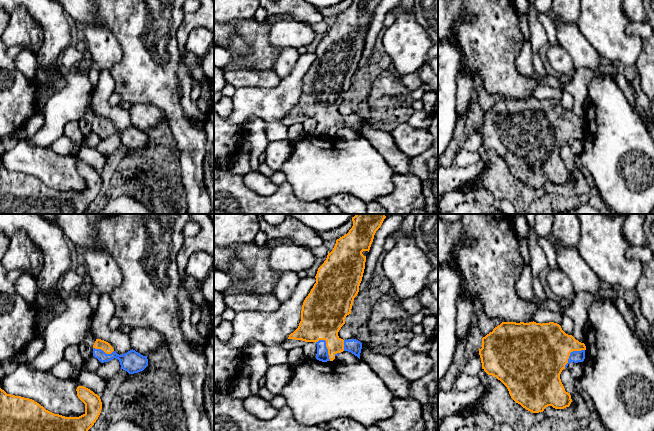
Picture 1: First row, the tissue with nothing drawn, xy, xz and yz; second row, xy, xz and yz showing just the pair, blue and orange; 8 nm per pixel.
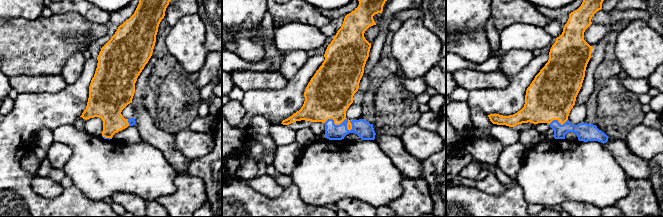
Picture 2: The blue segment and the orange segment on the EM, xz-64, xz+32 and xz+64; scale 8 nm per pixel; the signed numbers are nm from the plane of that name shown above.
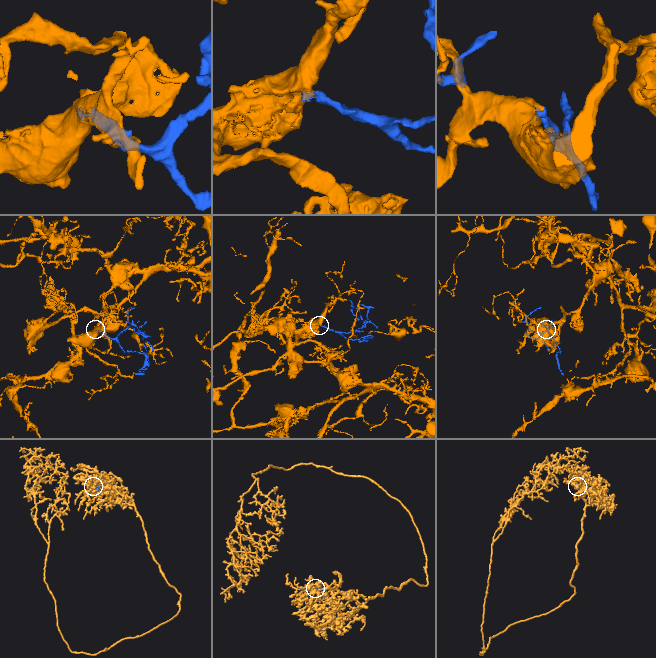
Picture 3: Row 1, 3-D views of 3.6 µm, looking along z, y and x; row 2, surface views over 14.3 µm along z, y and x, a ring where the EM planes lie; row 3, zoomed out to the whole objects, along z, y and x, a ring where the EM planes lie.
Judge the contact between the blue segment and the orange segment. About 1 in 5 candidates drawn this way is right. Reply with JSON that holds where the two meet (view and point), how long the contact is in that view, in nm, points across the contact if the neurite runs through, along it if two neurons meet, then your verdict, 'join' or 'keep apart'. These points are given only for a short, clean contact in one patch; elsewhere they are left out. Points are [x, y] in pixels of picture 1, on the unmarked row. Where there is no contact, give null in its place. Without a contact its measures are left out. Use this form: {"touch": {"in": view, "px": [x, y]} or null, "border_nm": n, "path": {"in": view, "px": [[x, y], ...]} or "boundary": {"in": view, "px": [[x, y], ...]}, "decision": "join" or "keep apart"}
{"touch": {"in": "xz", "px": [326, 124]}, "border_nm": 200, "path": {"in": "xz", "px": [[322, 131], [326, 124], [321, 94]]}, "decision": "join"}

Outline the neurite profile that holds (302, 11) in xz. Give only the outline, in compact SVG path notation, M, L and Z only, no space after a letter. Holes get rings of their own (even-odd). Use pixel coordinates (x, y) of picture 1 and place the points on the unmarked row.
M259 0L259 6L266 10L267 16L291 15L294 20L310 25L325 18L314 5L304 0Z

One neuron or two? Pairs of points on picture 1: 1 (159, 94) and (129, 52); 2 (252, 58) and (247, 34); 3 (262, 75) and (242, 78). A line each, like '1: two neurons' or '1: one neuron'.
1: one neuron
2: one neuron
3: one neuron

